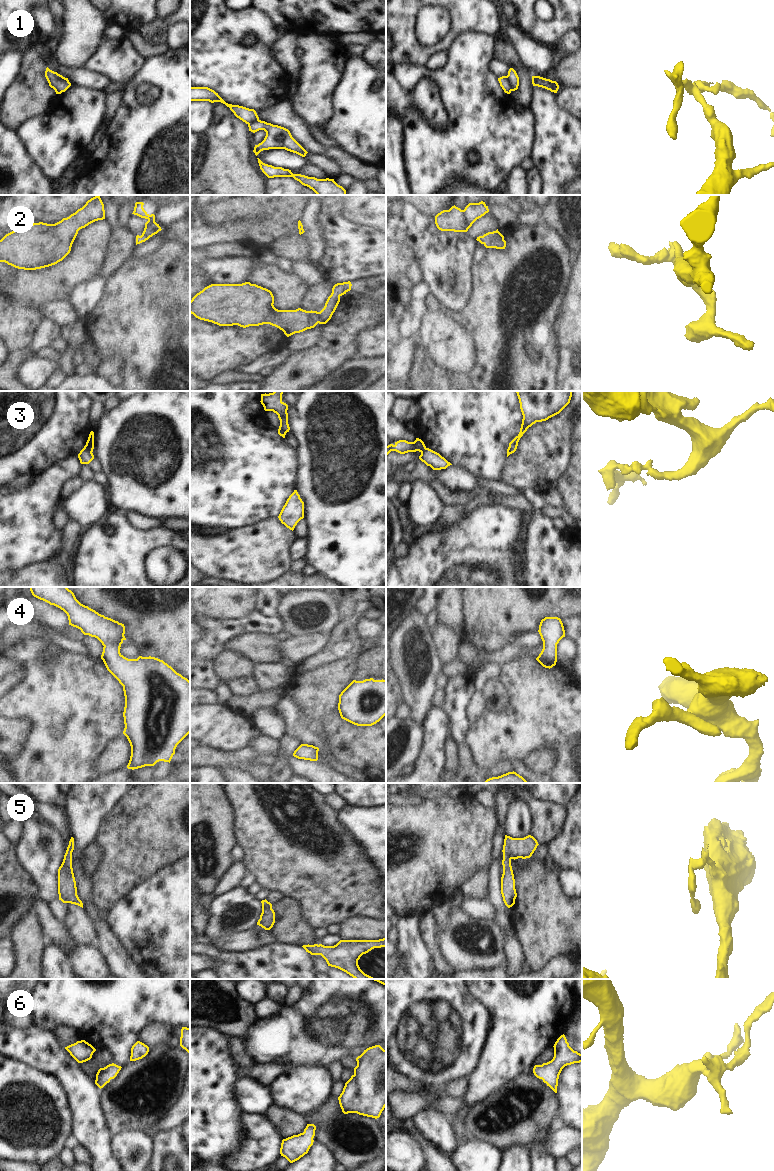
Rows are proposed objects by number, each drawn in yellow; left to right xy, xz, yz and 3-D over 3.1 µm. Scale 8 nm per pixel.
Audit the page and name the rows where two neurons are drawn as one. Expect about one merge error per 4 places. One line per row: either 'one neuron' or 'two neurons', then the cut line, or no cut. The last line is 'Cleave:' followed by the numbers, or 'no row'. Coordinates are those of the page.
1: two neurons; cut yz (506, 76), (511, 90)
2: one neuron; cut none
3: two neurons; cut xy (83, 448), (91, 452)
4: one neuron; cut none
5: one neuron; cut none
6: one neuron; cut none
Cleave: 1, 3

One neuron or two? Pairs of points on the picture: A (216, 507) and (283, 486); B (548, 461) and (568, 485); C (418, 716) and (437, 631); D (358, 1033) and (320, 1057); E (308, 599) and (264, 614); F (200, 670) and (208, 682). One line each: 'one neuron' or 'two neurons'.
A: one neuron
B: two neurons
C: two neurons
D: one neuron
E: two neurons
F: one neuron

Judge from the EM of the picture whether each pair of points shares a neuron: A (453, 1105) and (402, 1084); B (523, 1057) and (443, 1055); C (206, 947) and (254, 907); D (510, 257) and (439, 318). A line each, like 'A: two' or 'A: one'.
A: two
B: two
C: two
D: two

